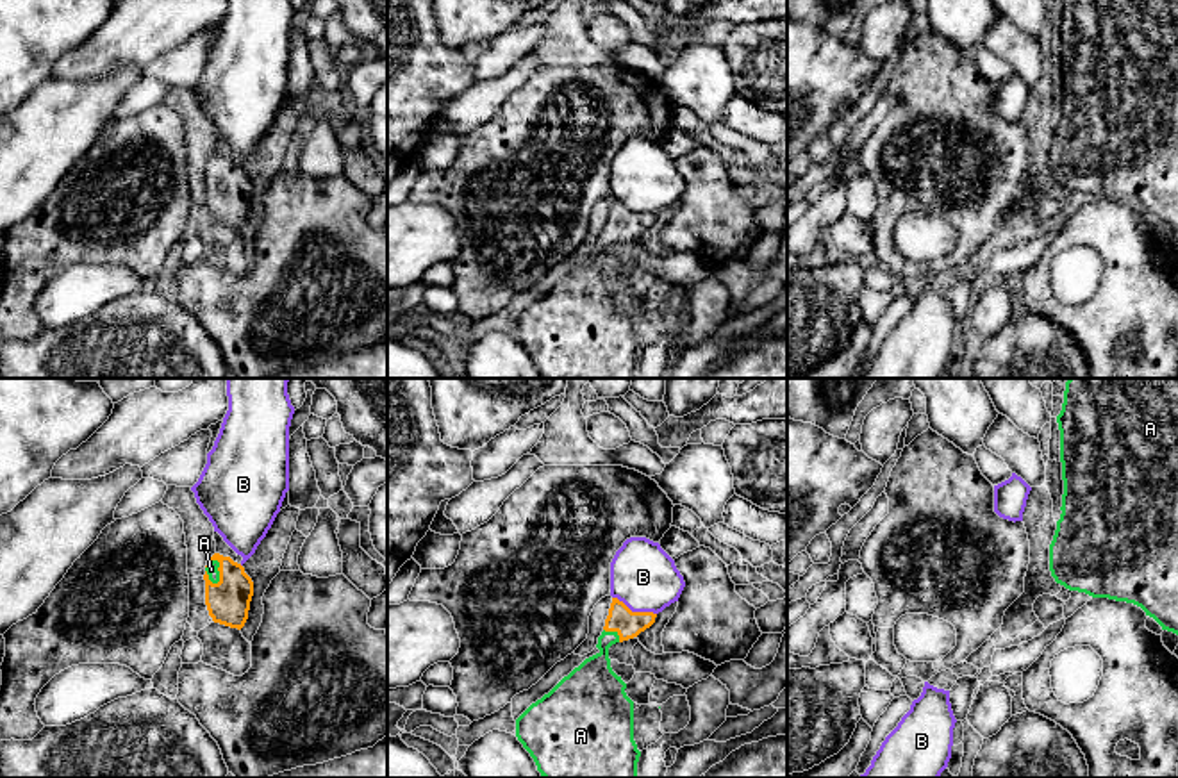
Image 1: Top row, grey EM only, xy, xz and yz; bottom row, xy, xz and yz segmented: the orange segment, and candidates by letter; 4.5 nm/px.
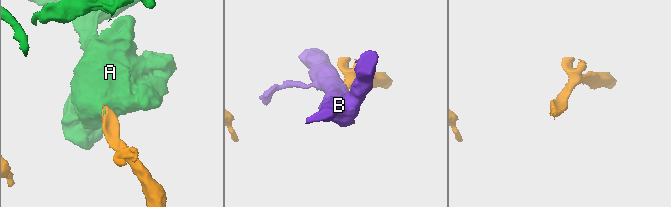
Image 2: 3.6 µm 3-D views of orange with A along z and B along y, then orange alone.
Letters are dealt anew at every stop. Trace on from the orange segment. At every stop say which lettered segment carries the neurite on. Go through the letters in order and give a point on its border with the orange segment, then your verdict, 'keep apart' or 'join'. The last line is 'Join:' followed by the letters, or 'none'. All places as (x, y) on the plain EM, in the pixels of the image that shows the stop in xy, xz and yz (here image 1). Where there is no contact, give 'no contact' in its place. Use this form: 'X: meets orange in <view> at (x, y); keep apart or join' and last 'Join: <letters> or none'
A: meets orange in xy at (220, 173); join
B: meets orange in xz at (634, 213); keep apart
Join: A

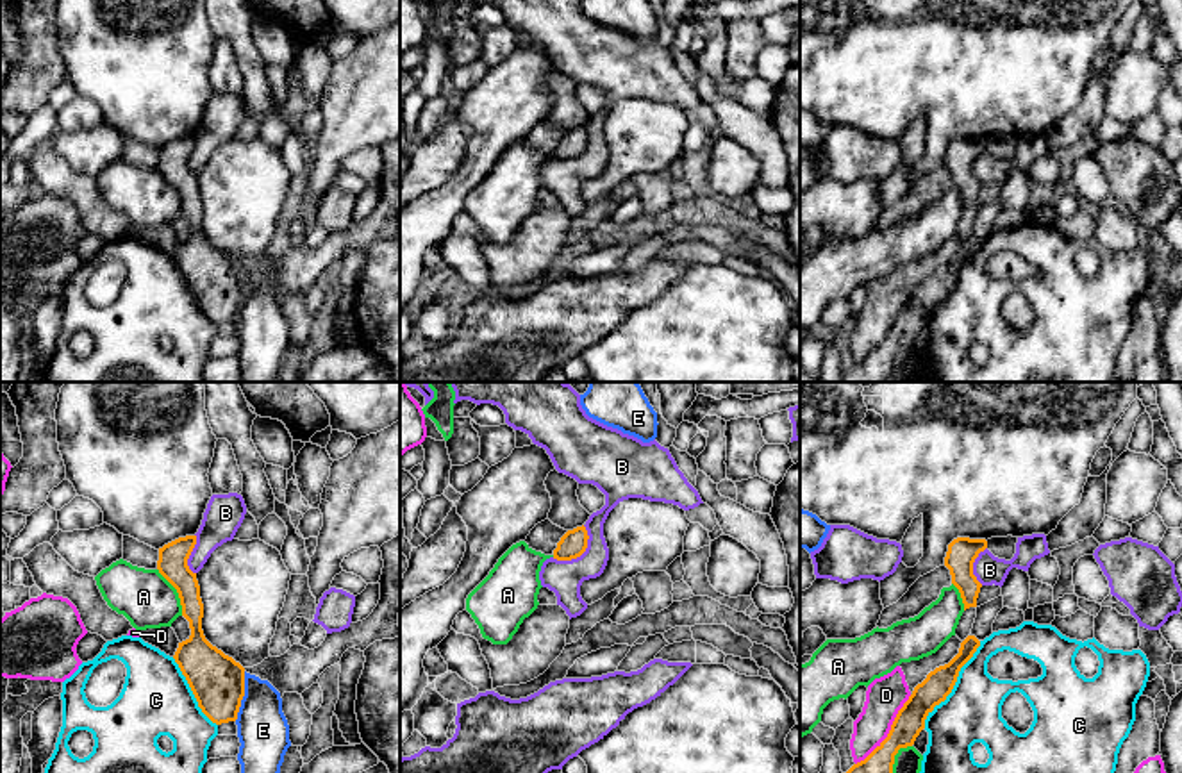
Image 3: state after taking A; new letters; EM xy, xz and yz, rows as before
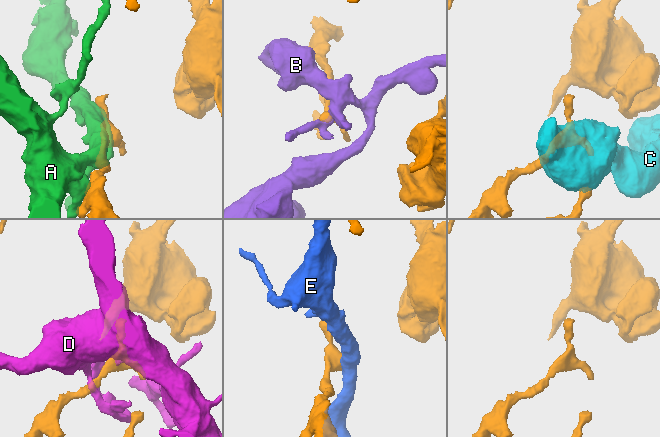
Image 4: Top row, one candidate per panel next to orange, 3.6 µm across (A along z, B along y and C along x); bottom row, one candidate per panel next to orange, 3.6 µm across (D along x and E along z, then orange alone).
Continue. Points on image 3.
A: meets orange in xy at (177, 191); keep apart
B: meets orange in xz at (579, 156); keep apart
C: meets orange in yz at (954, 284); keep apart
D: meets orange in yz at (890, 331); keep apart
E: meets orange in xy at (243, 295); keep apart
Join: none

